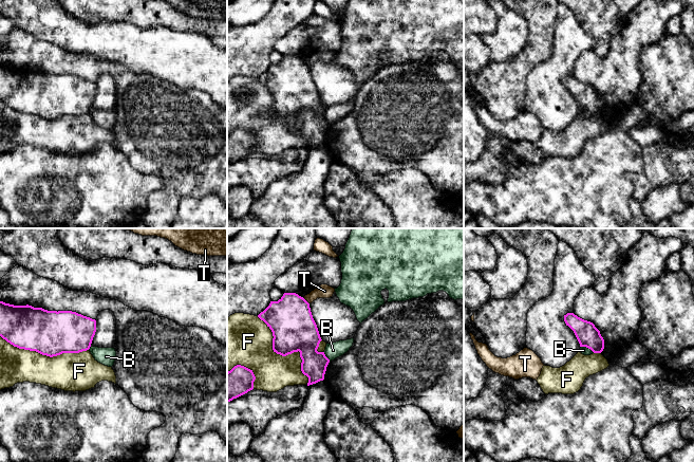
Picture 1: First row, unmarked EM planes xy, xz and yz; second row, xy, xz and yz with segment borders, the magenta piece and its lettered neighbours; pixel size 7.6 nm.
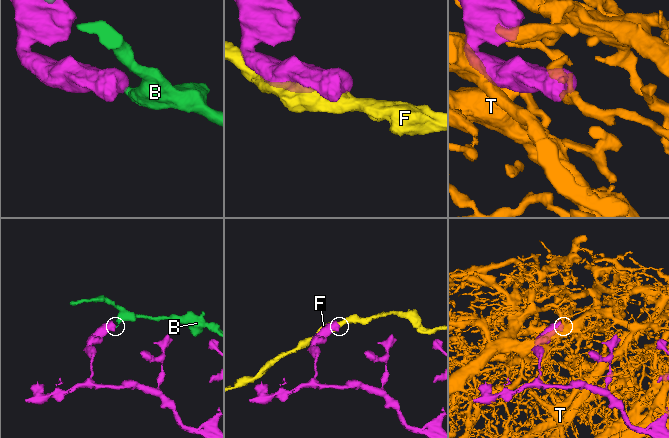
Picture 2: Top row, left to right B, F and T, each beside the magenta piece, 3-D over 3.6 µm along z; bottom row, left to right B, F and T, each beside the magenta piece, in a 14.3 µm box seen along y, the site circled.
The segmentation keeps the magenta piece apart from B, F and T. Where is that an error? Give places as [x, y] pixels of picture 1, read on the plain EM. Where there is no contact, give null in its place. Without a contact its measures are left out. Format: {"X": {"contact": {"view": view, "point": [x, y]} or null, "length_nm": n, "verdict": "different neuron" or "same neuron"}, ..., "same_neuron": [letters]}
{"B": {"contact": {"view": "yz", "point": [587, 110]}, "length_nm": 120, "verdict": "different neuron"}, "F": {"contact": {"view": "xz", "point": [285, 118]}, "length_nm": 650, "verdict": "different neuron"}, "T": {"contact": {"view": "xz", "point": [305, 63]}, "length_nm": 80, "verdict": "different neuron"}, "same_neuron": []}

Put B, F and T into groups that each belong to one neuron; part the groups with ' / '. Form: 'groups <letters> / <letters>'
groups B / F / T

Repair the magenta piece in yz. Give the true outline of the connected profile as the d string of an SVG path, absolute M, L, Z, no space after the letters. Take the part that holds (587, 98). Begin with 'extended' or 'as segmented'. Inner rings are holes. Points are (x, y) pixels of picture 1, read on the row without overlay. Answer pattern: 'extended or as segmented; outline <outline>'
as segmented; outline M574 76L564 78L564 85L574 94L580 110L586 110L594 116L603 114L604 103L593 86L584 84Z

